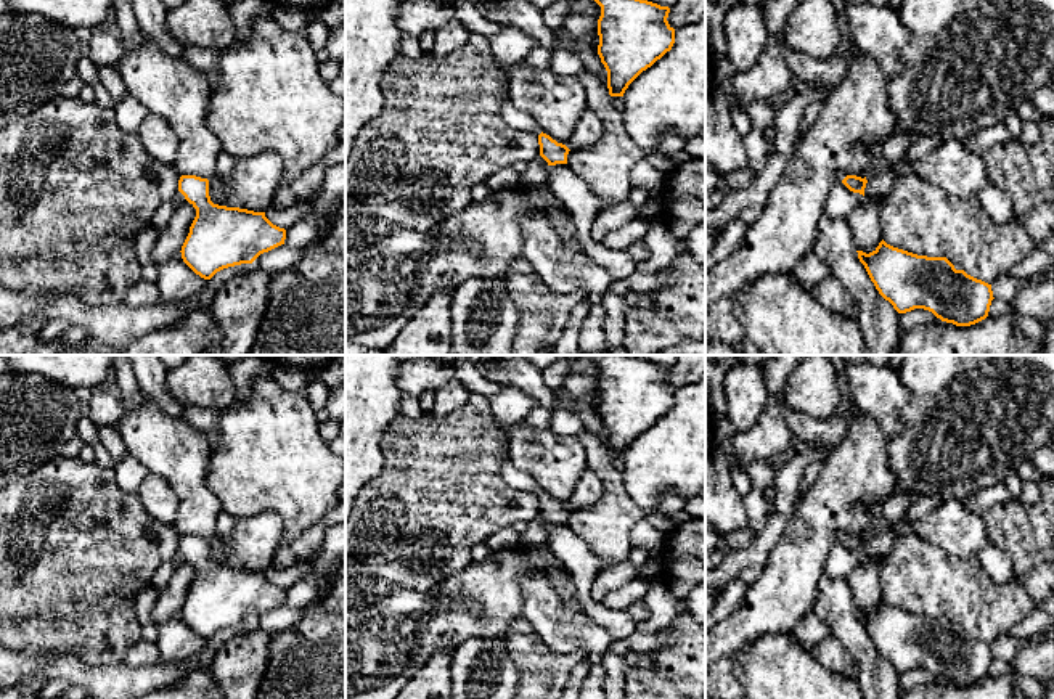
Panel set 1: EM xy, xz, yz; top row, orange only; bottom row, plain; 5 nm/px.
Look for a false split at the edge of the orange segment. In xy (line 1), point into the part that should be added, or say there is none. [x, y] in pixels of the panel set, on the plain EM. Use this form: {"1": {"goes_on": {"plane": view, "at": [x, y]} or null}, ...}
{"1": {"goes_on": null}}

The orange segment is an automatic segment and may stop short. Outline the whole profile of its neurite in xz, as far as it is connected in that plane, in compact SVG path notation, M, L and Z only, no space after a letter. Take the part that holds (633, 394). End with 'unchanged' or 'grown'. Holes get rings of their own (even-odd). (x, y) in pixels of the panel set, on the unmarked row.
M588 355L601 366L598 415L607 431L611 456L623 456L628 445L675 403L668 366L631 355Z | unchanged

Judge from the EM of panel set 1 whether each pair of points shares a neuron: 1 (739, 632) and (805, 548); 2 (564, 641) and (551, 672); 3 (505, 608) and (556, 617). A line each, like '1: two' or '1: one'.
1: one
2: two
3: two

